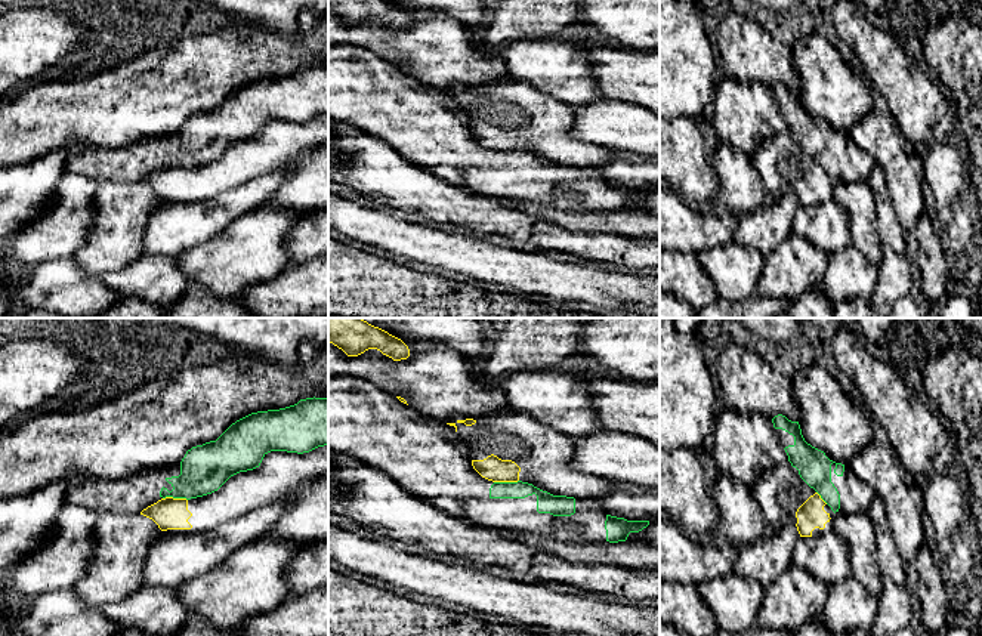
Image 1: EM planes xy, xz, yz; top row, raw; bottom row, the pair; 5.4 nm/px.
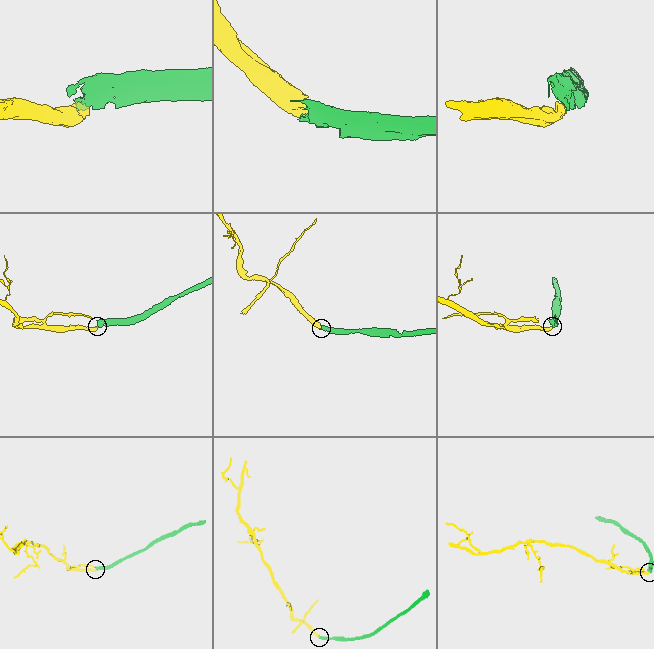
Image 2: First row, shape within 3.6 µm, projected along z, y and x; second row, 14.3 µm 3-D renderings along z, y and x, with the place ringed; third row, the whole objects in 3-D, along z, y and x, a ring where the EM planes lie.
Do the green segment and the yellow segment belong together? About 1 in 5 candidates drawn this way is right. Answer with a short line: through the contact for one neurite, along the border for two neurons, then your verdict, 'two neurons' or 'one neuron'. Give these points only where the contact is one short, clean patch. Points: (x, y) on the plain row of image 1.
xy (163, 166), (184, 166), (187, 169) | two neurons

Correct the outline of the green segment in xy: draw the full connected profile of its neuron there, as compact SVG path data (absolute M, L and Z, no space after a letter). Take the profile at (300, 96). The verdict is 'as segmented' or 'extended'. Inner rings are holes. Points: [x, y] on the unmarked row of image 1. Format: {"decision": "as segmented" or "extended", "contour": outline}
{"decision": "extended", "contour": "M328 65L306 67L297 72L251 81L232 92L216 109L192 115L180 132L149 138L124 148L74 146L65 173L81 175L96 183L140 182L161 167L197 167L217 160L231 145L260 135L271 120L309 121L328 112Z"}

